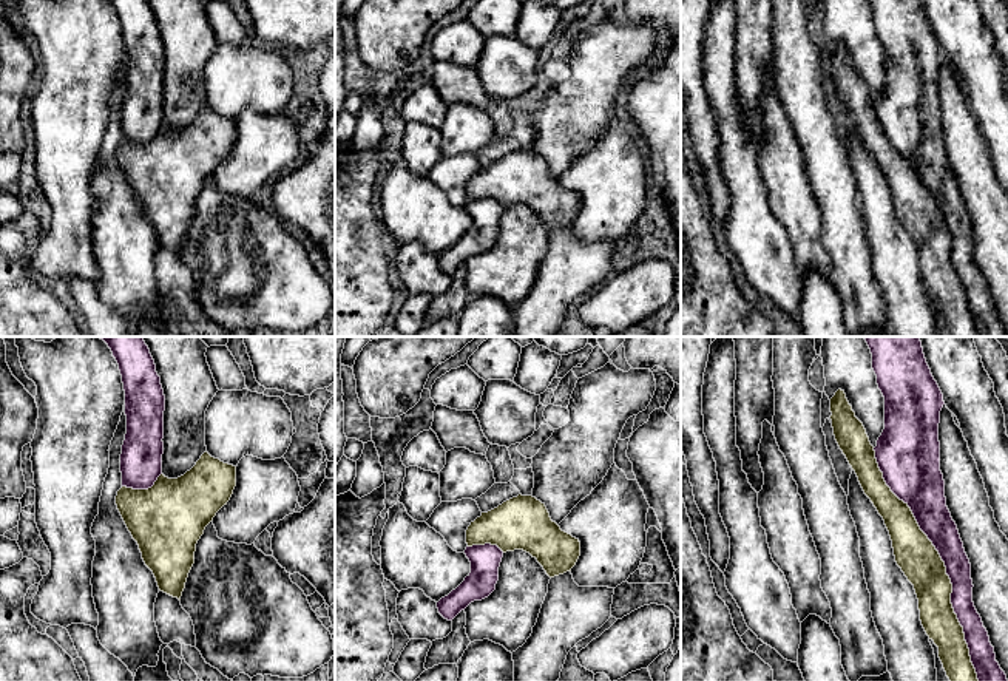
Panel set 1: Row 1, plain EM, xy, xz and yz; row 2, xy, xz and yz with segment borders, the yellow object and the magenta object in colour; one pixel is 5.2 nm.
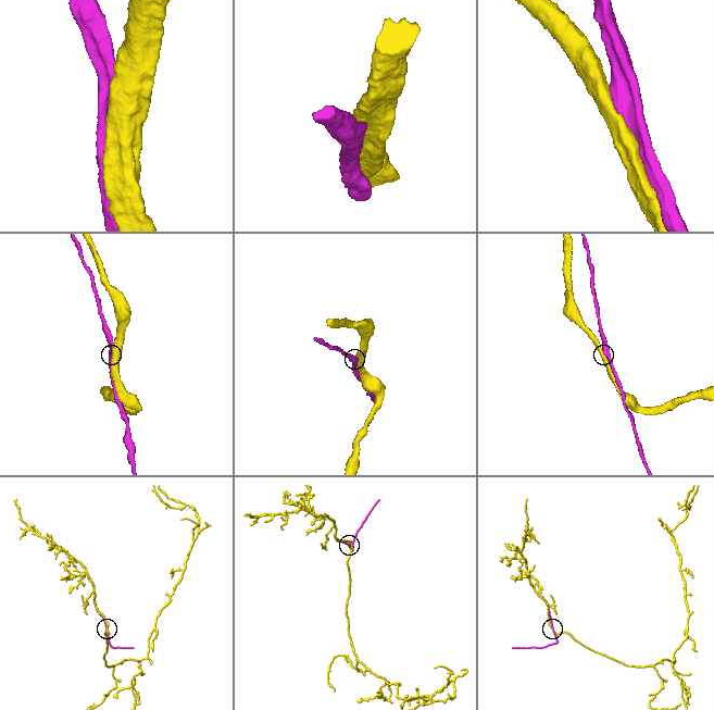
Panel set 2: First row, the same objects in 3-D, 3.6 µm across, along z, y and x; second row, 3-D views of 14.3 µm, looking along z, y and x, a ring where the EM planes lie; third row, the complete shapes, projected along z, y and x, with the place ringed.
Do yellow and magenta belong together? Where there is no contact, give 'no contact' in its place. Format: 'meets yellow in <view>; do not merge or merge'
meets yellow in yz; merge

